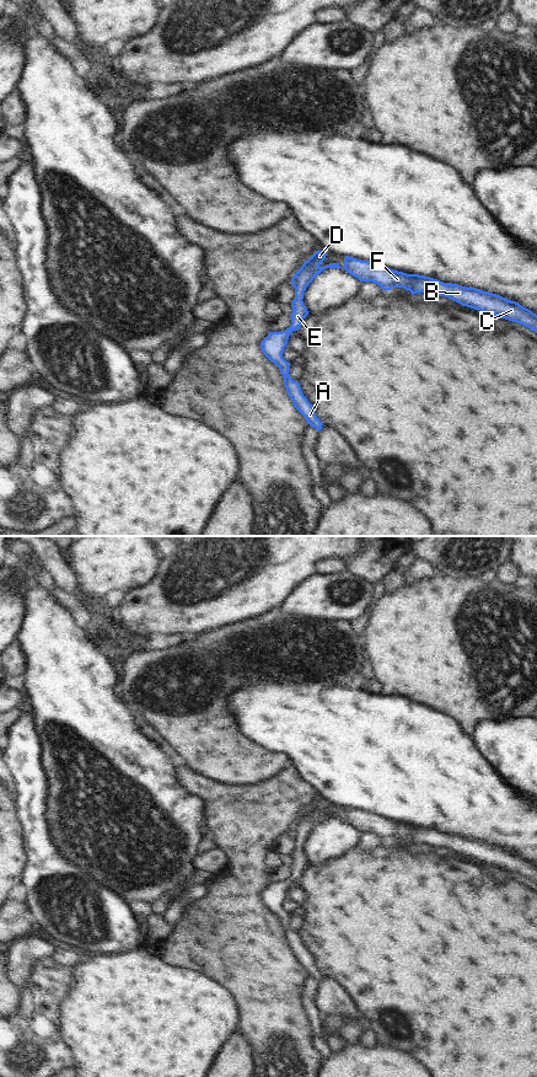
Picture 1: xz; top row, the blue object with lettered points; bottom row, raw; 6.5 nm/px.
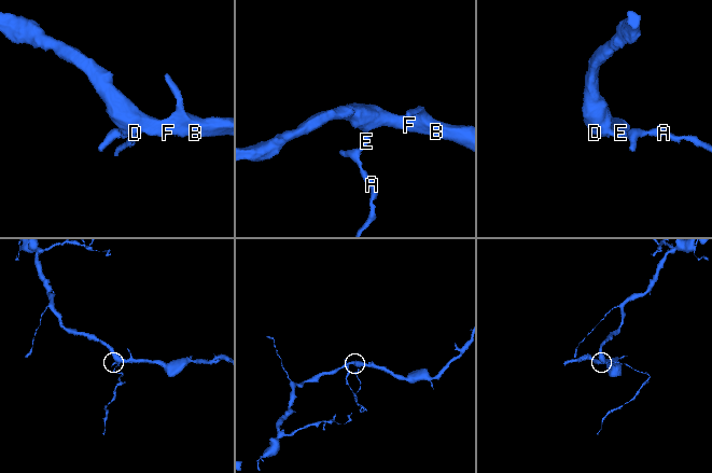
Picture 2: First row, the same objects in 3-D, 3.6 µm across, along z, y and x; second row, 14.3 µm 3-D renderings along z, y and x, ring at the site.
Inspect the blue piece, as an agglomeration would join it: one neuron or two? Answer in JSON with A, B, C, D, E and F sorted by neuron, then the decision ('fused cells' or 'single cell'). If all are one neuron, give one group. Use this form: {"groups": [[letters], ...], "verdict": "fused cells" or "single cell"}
{"groups": [["A", "B", "C", "D", "E", "F"]], "verdict": "single cell"}

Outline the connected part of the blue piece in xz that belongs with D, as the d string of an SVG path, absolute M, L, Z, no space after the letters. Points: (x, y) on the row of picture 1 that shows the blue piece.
M316 251L291 278L291 284L295 288L295 298L291 302L292 312L290 315L290 327L281 332L269 332L261 342L263 354L279 368L284 376L284 386L294 407L304 416L307 424L316 428L318 432L322 429L323 424L317 418L312 404L304 396L299 381L294 381L290 377L290 363L283 358L283 352L291 332L299 329L301 322L308 315L307 307L302 301L304 291L313 278L326 268L344 268L360 282L376 283L382 290L403 288L409 290L412 295L424 293L433 296L445 296L462 306L477 309L488 315L517 322L537 333L537 315L521 306L519 302L508 300L500 295L476 288L444 283L425 275L407 274L371 261L361 261L349 256L344 257L343 267L338 263L329 263L321 267L319 264L326 259L326 256L326 252Z

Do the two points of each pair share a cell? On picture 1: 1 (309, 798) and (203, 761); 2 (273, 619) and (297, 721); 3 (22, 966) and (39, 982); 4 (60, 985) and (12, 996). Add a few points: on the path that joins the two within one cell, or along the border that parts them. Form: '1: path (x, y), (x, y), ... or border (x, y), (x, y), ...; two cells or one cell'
1: border (288, 767), (258, 783), (234, 785); two cells
2: border (259, 678), (317, 680); two cells
3: border (49, 957), (35, 963), (27, 984), (20, 989); two cells
4: border (20, 989), (20, 1006), (12, 1016); two cells

